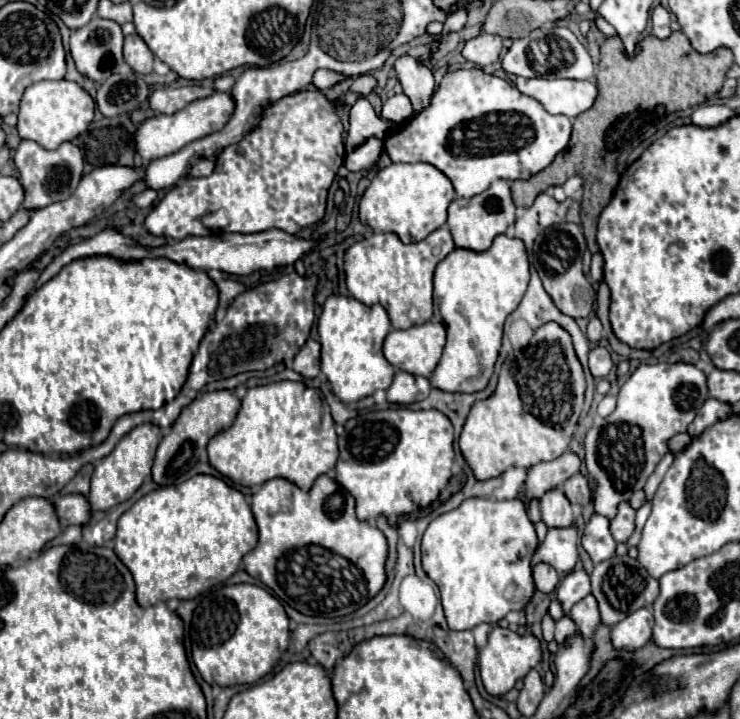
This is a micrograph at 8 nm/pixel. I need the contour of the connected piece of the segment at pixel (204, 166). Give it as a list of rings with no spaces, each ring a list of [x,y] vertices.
[[[201,159],[199,163],[193,165],[191,175],[193,175],[193,177],[207,177],[207,175],[213,173],[213,169],[215,169],[215,163],[213,163],[213,161],[209,161],[209,159]]]

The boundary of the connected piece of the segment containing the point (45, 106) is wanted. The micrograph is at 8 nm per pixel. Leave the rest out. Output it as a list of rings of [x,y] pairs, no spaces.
[[[39,81],[25,89],[21,107],[19,107],[19,123],[17,131],[21,139],[35,141],[43,149],[57,149],[65,141],[73,141],[77,135],[87,131],[93,121],[95,101],[87,91],[83,91],[73,81]]]

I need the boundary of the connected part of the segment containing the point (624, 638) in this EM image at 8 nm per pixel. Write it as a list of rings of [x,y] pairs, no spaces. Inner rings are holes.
[[[651,609],[635,611],[633,615],[629,615],[629,619],[623,619],[621,623],[613,625],[611,643],[619,651],[633,653],[651,641],[651,629],[653,629],[653,611]]]

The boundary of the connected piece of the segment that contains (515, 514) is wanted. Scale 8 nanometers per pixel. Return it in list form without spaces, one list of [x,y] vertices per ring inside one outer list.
[[[465,499],[457,509],[433,519],[423,535],[423,569],[441,593],[447,625],[467,631],[481,623],[497,625],[509,611],[521,611],[535,593],[531,557],[537,547],[535,527],[521,499]]]

